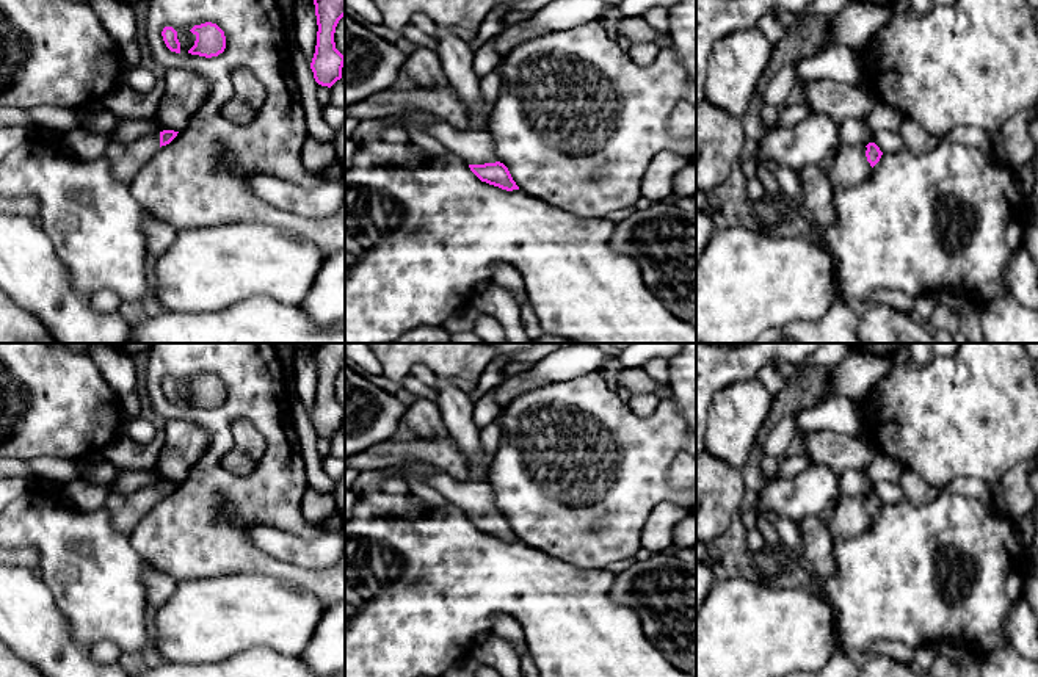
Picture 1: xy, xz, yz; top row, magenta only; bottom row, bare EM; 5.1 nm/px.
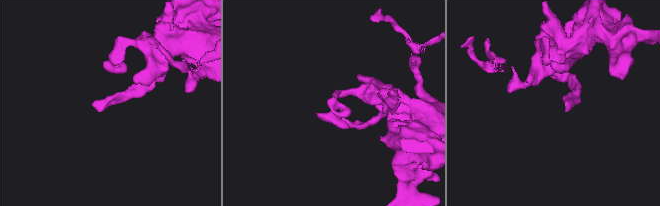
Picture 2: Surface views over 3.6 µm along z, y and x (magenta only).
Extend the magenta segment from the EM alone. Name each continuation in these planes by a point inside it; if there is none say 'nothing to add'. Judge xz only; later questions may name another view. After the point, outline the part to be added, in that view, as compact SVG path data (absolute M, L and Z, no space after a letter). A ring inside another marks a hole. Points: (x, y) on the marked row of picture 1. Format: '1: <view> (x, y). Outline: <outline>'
1: xz (472, 146). Outline: M444 121L426 125L426 130L466 165L485 165L499 161L494 139L488 130L456 129Z

